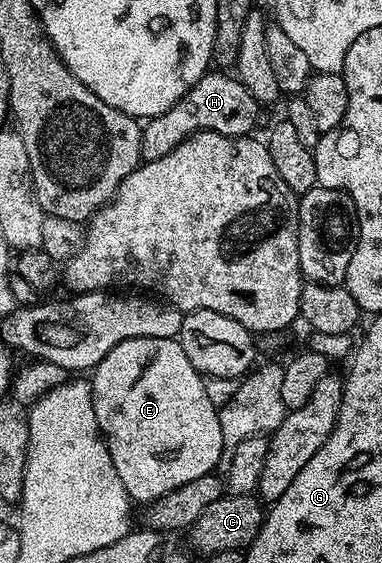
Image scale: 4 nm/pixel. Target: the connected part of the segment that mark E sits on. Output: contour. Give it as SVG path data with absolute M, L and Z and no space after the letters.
M140 337L123 339L119 347L111 347L107 355L91 371L95 419L99 423L105 445L109 448L111 463L123 479L130 502L148 503L166 497L171 491L216 470L223 455L223 427L218 406L207 399L205 377L191 367L187 351L180 340L168 337Z

